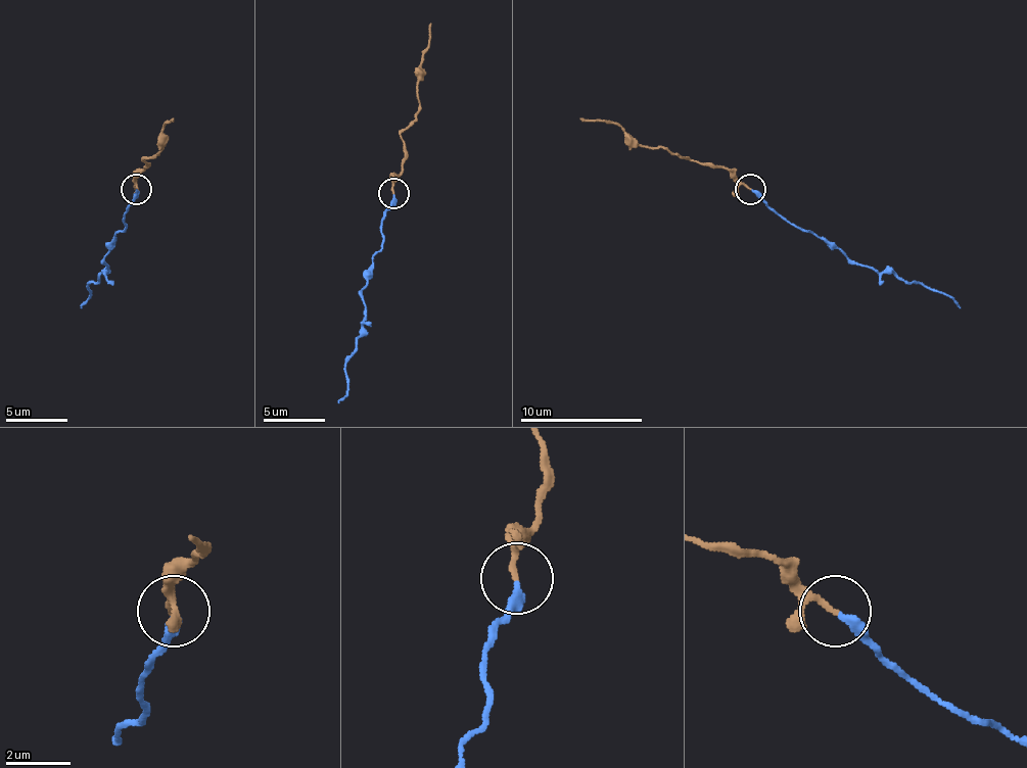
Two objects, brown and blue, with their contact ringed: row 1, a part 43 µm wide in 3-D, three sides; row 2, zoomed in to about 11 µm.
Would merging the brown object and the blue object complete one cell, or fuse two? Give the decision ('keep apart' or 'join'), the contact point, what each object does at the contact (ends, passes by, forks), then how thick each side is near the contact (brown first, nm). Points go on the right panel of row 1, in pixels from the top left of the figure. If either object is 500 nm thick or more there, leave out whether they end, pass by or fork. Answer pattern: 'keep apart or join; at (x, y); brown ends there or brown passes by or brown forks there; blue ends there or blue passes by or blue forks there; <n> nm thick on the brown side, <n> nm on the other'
keep apart; at (750, 189); brown passes by; blue ends there; 130 nm thick on the brown side, 300 nm on the other

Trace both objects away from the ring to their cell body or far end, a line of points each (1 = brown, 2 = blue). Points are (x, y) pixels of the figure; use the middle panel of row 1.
1: (393, 194), (393, 182), (403, 173), (403, 130), (418, 111), (418, 84), (430, 22)
2: (393, 194), (363, 295), (363, 335), (344, 372), (347, 393), (338, 402)

